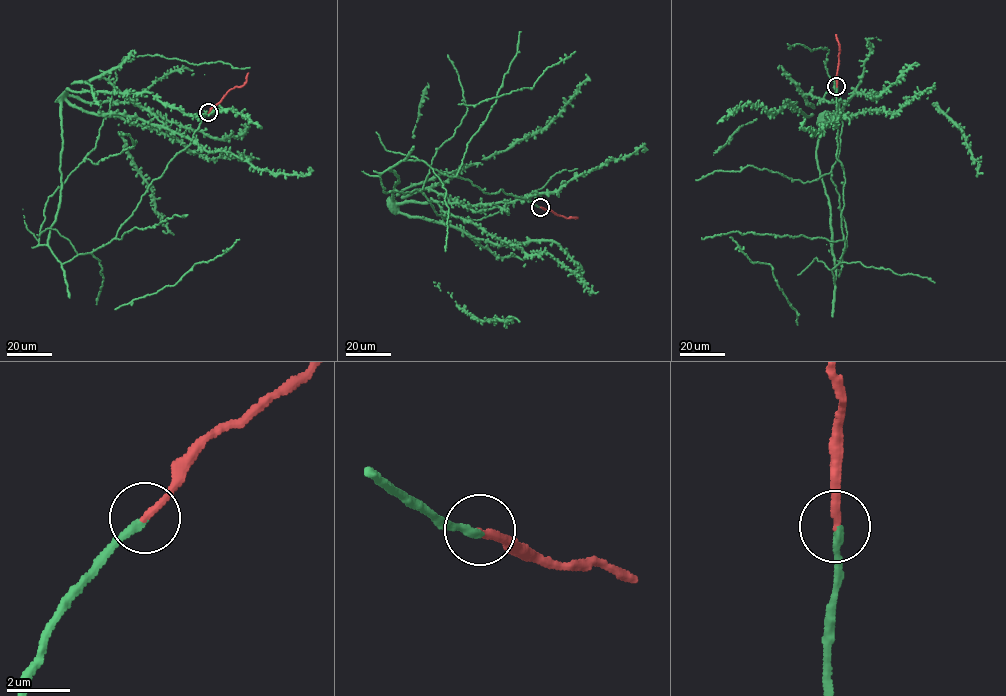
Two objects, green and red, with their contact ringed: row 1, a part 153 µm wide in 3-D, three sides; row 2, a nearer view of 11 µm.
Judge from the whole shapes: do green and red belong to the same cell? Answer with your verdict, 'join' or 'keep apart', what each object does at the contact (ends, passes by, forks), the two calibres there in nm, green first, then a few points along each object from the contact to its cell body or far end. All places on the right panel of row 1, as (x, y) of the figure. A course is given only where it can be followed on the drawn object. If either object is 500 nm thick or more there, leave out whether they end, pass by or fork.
join; green ends; red ends; calibres 280 and 240 nm; course green (836, 86), (845, 180), (834, 283), (847, 246), (831, 179), (840, 101), (828, 49), (787, 43); course red (836, 86), (840, 50), (835, 34)

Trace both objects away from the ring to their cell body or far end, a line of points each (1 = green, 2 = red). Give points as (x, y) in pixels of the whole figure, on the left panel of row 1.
1: (208, 112), (114, 238), (63, 263), (39, 244), (46, 202), (94, 148), (122, 61), (159, 55), (250, 67)
2: (208, 112), (229, 90), (243, 85), (248, 72)

